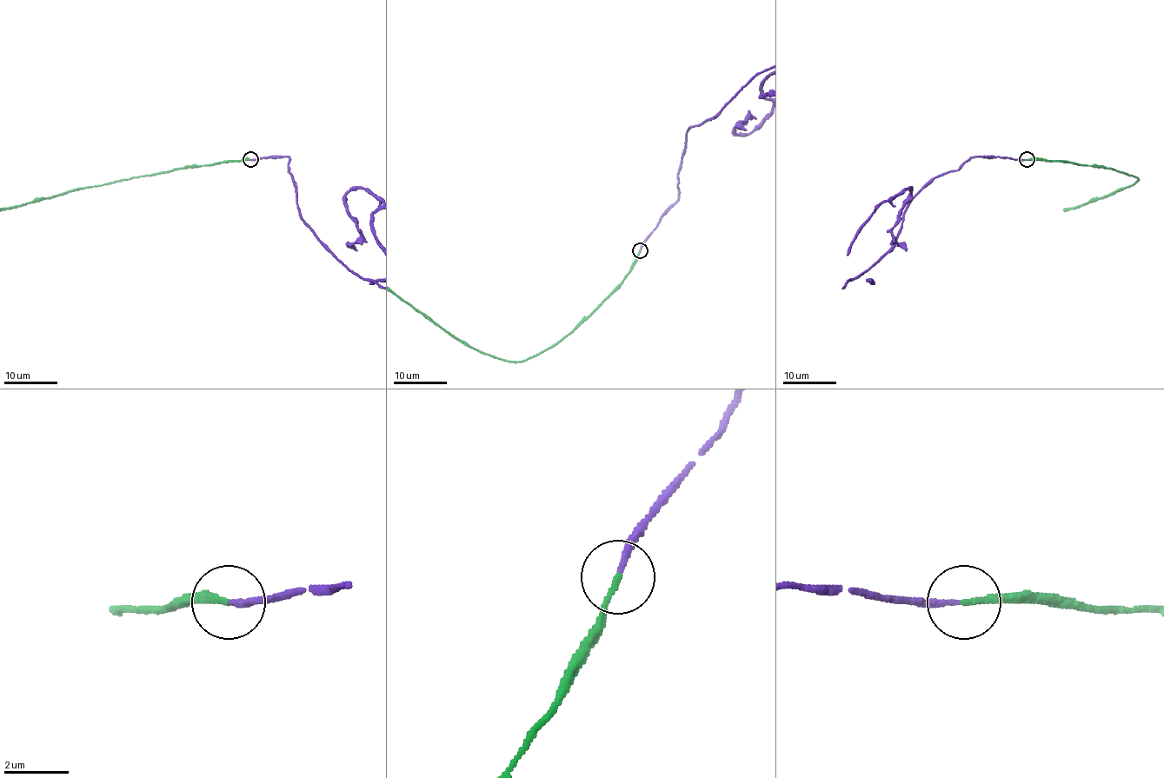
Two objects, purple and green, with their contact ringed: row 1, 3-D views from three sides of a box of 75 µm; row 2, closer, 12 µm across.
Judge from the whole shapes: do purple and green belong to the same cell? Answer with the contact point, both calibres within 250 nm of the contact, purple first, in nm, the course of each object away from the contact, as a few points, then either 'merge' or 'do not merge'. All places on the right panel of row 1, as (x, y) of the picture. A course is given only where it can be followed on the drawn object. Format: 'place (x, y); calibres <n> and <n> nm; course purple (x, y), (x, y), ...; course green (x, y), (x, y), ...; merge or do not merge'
place (1027, 159); calibres 170 and 170 nm; merge

